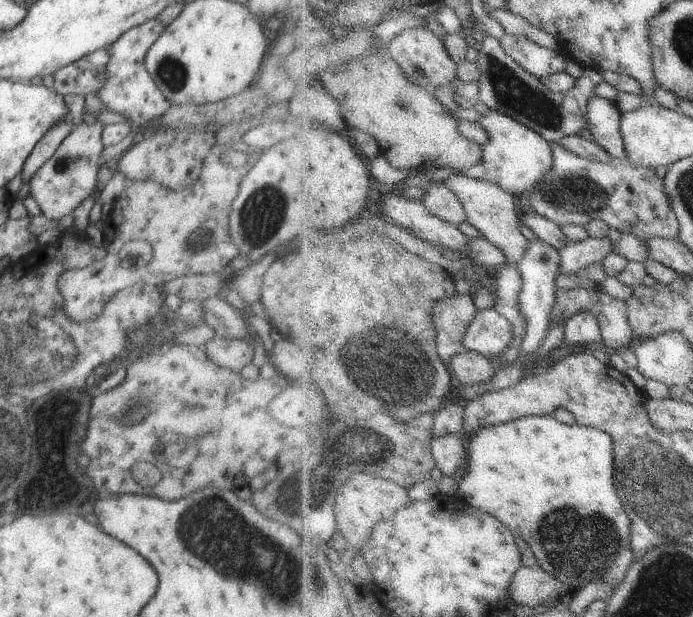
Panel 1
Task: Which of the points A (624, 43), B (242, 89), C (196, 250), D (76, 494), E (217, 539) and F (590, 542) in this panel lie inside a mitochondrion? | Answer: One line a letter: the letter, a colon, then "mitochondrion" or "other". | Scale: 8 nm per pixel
A: other
B: other
C: mitochondrion
D: other
E: mitochondrion
F: mitochondrion

